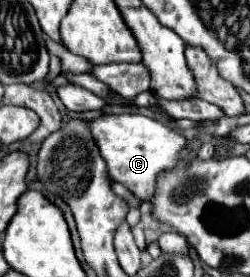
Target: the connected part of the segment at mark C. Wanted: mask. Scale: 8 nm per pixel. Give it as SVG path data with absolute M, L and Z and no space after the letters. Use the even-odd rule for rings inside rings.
M141 113L103 115L93 119L91 133L99 145L113 181L123 183L143 203L153 199L153 191L157 191L157 177L177 165L187 145L187 139L179 131Z

